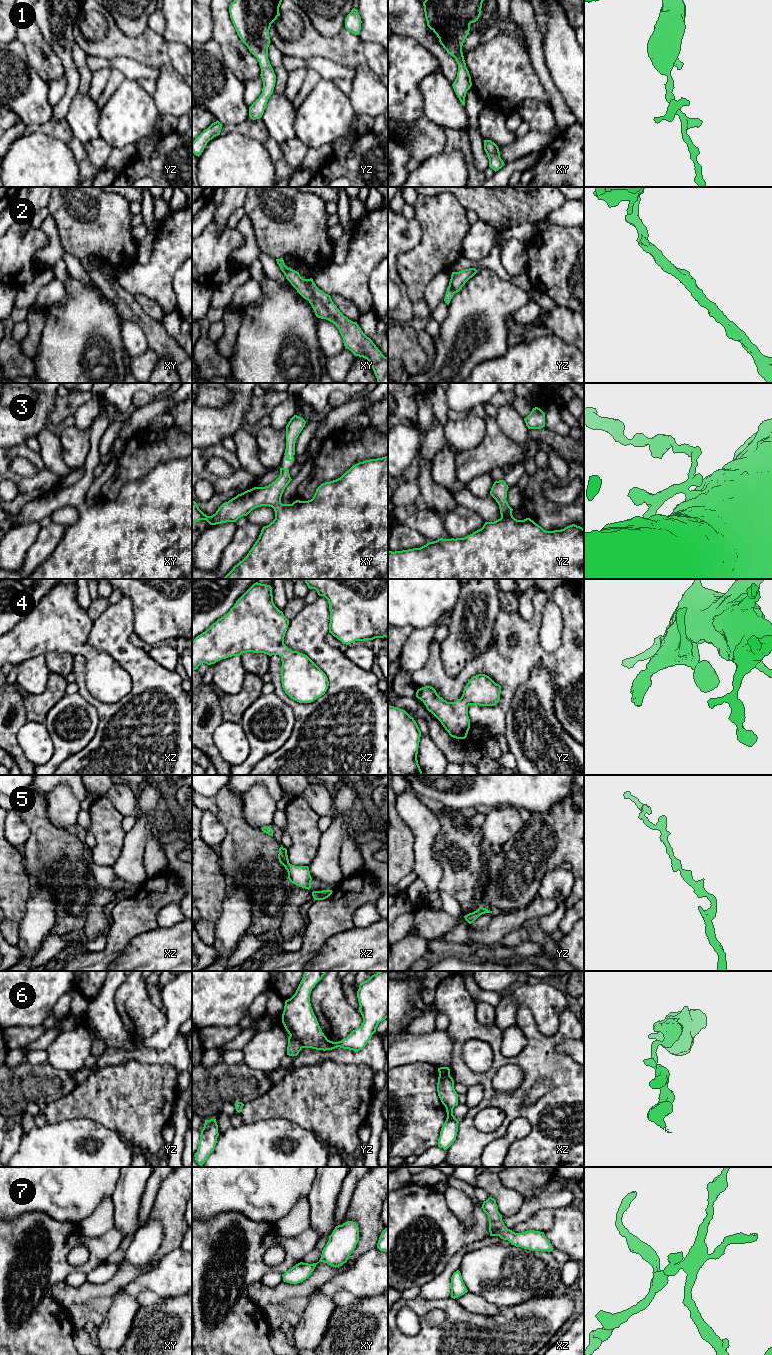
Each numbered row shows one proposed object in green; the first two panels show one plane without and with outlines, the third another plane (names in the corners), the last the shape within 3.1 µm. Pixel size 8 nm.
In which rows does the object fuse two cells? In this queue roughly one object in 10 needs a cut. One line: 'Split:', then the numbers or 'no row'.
Split: 6

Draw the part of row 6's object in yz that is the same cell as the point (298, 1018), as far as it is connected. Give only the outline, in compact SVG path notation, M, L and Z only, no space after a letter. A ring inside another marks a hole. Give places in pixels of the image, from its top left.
M326 971L304 972L303 978L295 994L285 1001L282 1023L288 1034L295 1037L301 1043L302 1048L326 1051L340 1047L358 1052L366 1046L372 1035L376 1032L378 1024L388 1017L388 971L379 971L372 975L368 980L360 983L357 991L357 998L363 1023L360 1027L353 1030L346 1038L338 1042L330 1041L324 1035L310 1003L312 989L325 974Z

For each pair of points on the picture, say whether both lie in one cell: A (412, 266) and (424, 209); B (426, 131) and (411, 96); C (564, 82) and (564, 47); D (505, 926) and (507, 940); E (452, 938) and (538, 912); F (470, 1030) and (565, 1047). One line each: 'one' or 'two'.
A: one
B: two
C: one
D: two
E: one
F: two

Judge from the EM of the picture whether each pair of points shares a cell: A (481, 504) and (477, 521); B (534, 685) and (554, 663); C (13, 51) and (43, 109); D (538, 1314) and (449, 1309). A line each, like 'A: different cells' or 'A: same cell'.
A: different cells
B: different cells
C: same cell
D: same cell

